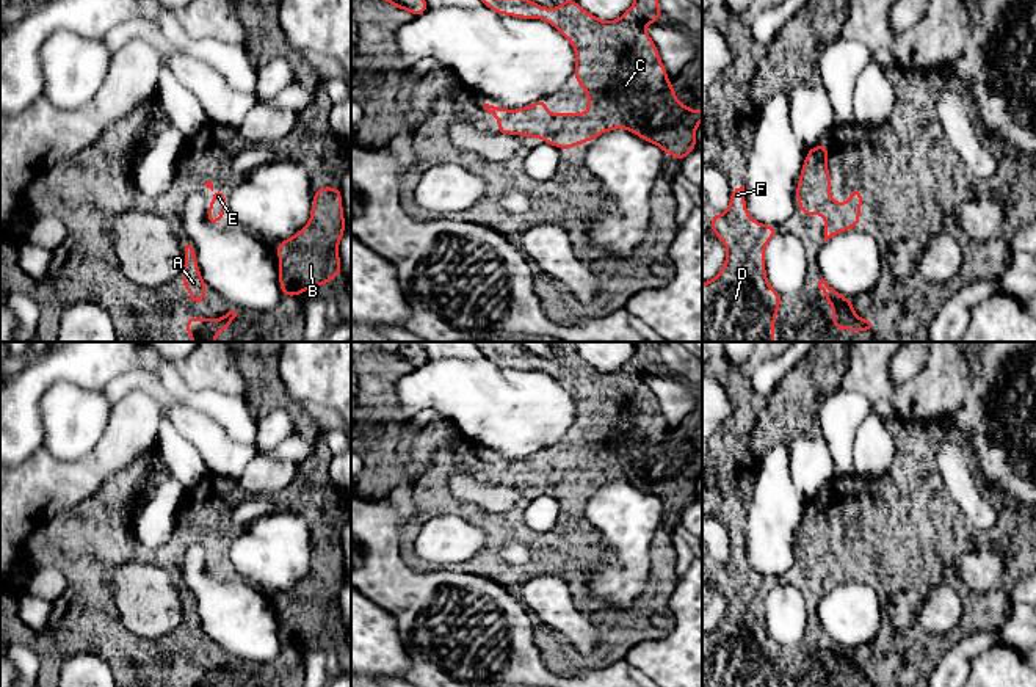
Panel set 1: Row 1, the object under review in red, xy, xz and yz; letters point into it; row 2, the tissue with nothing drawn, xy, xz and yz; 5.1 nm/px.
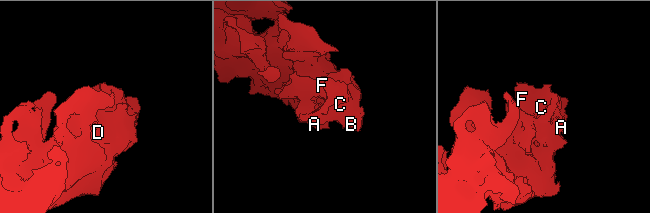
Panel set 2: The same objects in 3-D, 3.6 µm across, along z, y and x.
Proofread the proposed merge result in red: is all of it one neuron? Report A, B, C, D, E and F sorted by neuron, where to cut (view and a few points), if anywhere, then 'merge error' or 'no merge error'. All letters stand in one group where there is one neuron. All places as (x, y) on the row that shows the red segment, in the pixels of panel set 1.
A B C D E F; no cut; no merge error

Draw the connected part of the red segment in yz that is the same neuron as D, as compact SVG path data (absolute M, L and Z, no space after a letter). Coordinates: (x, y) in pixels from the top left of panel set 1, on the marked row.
M744 185L730 190L724 213L710 216L713 234L726 245L727 257L718 276L702 282L702 342L774 342L779 295L766 281L765 246L777 226L755 221L746 210Z

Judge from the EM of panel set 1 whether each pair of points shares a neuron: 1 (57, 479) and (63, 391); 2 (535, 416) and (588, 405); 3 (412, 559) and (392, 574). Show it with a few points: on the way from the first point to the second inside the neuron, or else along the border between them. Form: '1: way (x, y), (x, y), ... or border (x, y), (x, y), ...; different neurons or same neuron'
1: border (41, 446), (58, 460), (79, 460), (93, 447); different neurons
2: border (554, 377), (574, 400), (574, 424), (558, 441); different neurons
3: border (405, 563), (420, 571), (441, 570); different neurons

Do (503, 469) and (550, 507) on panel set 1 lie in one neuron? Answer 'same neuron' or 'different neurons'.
different neurons

